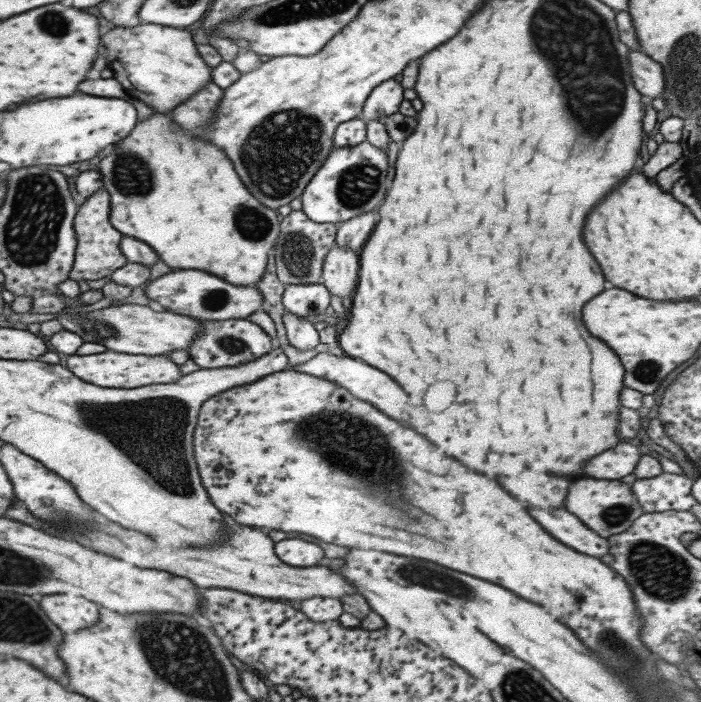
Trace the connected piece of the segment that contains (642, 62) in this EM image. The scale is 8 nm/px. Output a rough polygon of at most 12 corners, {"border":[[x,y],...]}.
{"border":[[641,50],[627,54],[639,94],[655,98],[665,85],[655,60]]}

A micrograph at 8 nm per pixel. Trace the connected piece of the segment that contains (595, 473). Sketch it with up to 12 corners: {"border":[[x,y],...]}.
{"border":[[621,440],[583,472],[617,480],[635,470],[637,446]]}

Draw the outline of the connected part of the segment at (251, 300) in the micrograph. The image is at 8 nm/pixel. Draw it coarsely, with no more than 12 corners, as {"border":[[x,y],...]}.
{"border":[[171,270],[145,288],[157,309],[199,321],[261,310],[255,286]]}

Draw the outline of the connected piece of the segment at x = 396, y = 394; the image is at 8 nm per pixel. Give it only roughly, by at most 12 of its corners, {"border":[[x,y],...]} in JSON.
{"border":[[317,353],[288,368],[403,420],[407,394],[358,359]]}

